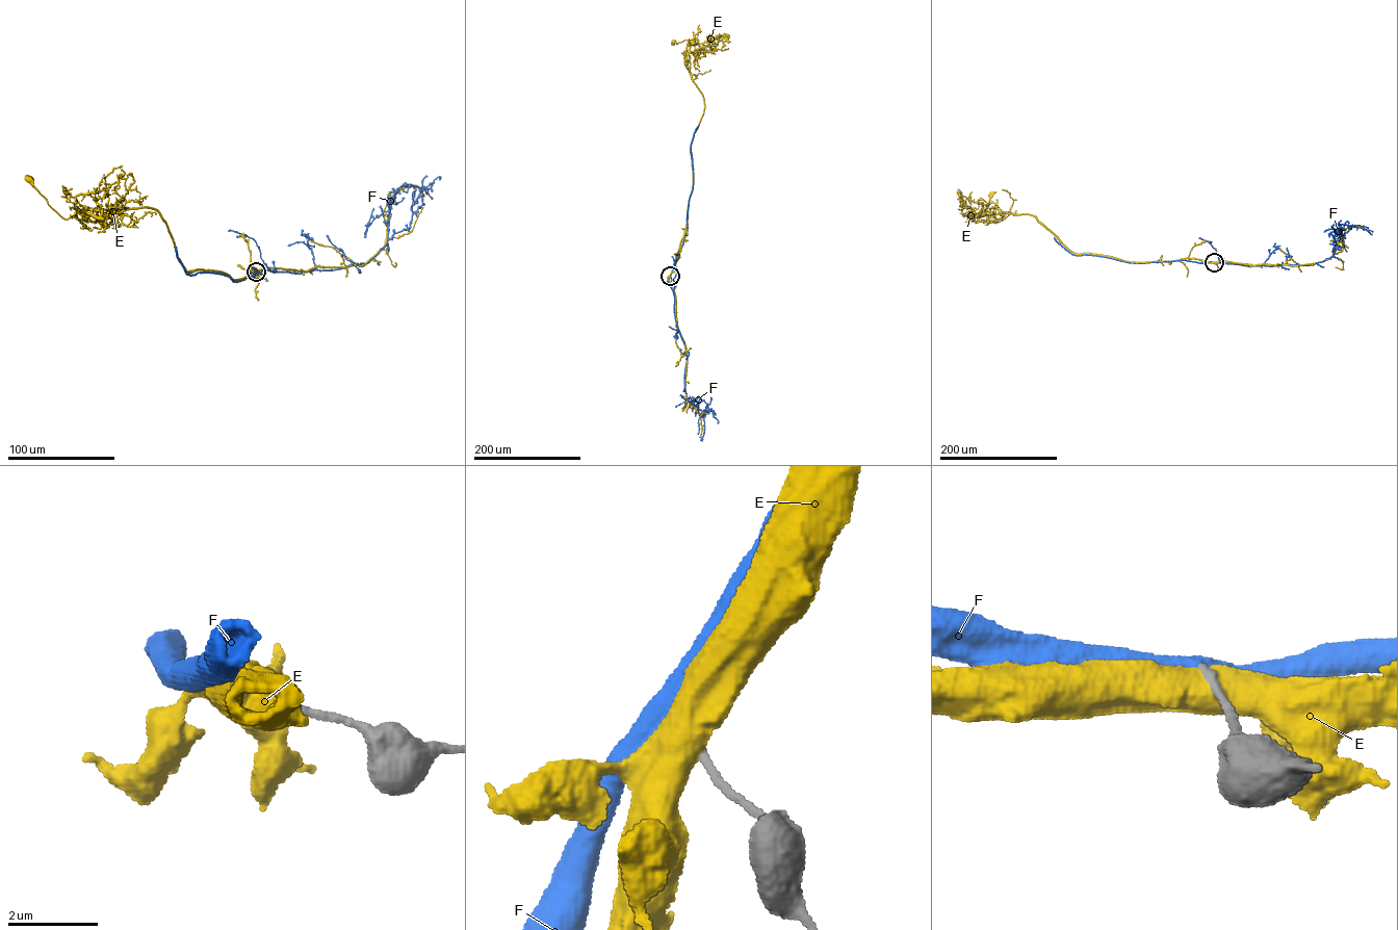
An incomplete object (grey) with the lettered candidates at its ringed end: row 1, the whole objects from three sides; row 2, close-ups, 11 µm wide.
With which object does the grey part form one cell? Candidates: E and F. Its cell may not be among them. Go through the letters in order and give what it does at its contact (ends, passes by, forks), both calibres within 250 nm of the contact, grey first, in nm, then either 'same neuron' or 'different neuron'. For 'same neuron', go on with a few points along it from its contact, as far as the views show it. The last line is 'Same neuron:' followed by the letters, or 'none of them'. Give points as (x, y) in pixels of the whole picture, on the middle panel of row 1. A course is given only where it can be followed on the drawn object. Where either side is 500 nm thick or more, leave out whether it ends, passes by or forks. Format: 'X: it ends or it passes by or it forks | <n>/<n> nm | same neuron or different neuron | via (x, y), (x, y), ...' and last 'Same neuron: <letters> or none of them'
E: 190/550 nm | different neuron
F: it passes by | 170/400 nm | same neuron | via (670, 276), (676, 324), (685, 352), (687, 396), (706, 404), (702, 441)
Same neuron: F

